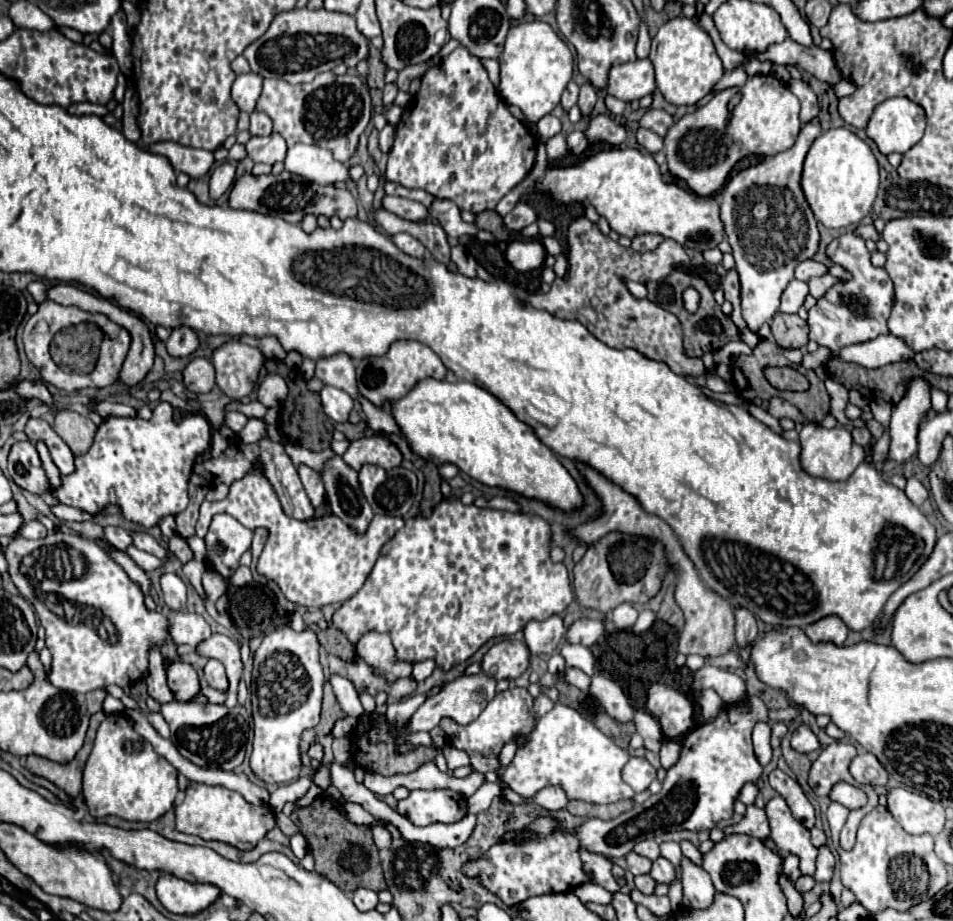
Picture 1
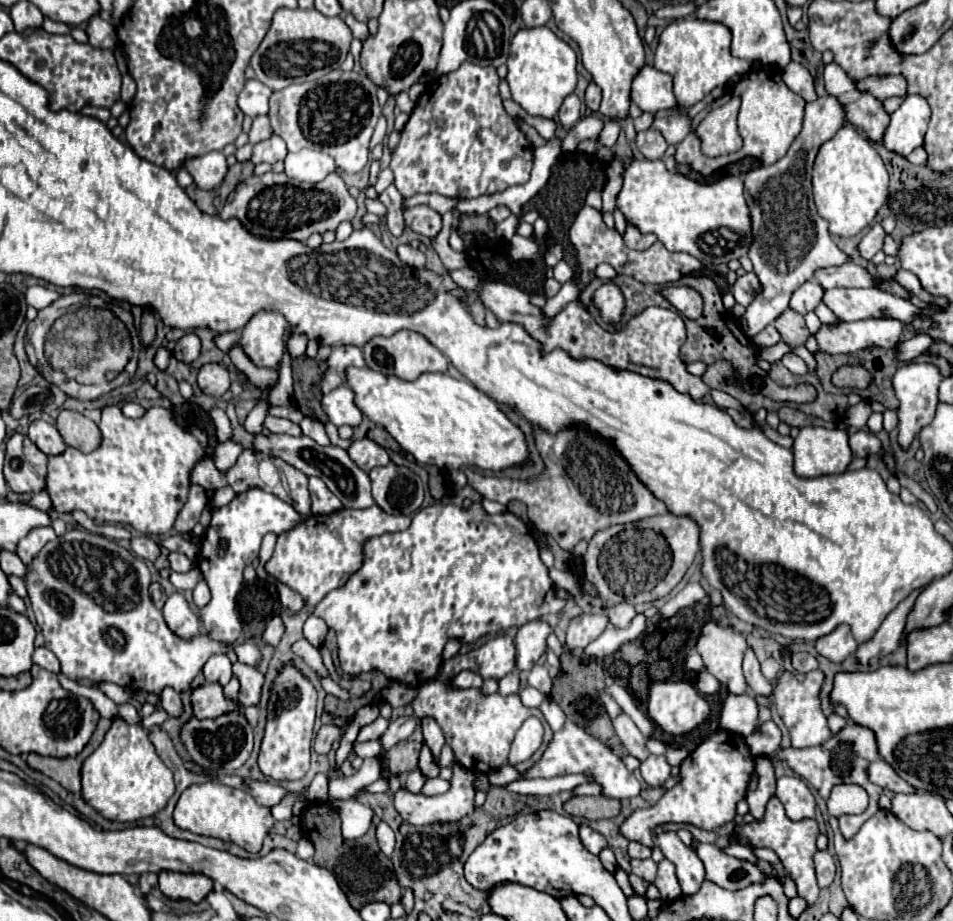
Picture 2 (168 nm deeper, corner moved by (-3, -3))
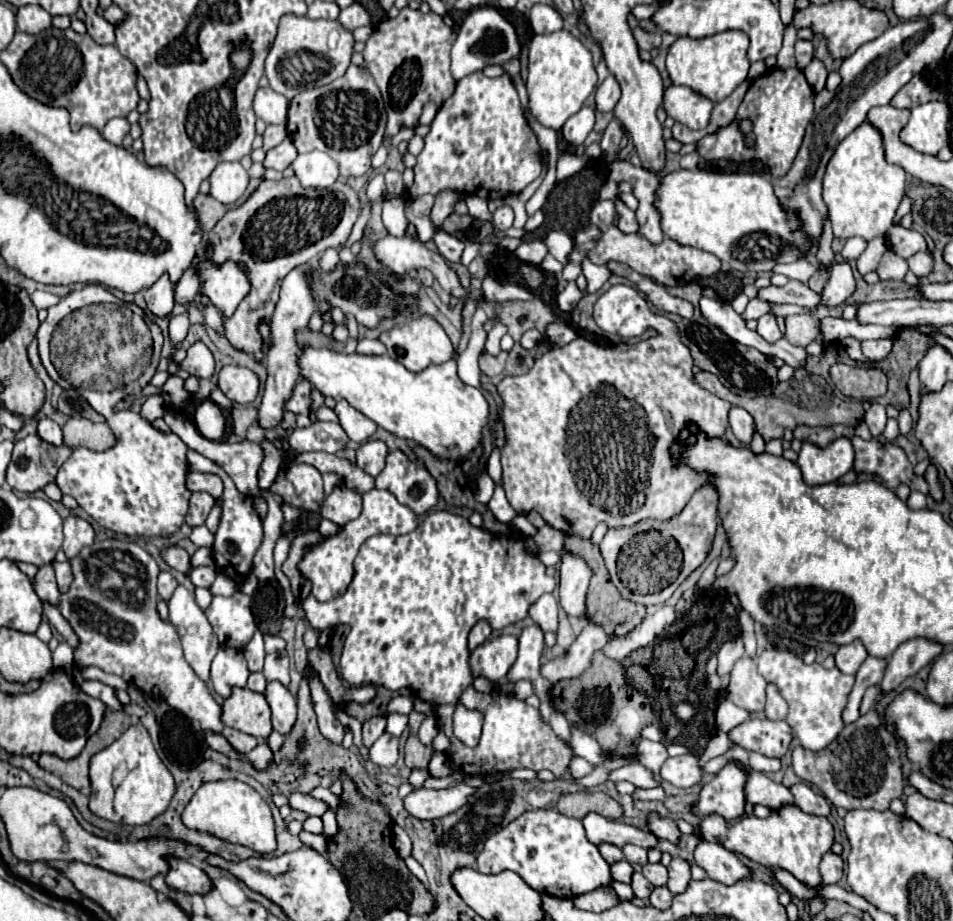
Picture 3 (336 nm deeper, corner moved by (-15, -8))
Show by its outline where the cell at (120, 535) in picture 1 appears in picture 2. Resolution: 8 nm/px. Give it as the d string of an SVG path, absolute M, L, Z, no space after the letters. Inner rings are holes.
M136 536L130 540L130 550L138 556L138 558L144 558L144 560L150 560L154 562L160 554L160 548L156 546L156 542L148 536Z

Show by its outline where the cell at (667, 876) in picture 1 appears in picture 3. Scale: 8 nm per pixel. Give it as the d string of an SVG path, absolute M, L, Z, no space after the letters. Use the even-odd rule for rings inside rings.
M672 857L670 865L668 865L668 871L670 871L670 879L668 879L666 887L674 895L682 893L688 887L688 881L690 881L690 865L688 865L688 861L684 861L682 857Z

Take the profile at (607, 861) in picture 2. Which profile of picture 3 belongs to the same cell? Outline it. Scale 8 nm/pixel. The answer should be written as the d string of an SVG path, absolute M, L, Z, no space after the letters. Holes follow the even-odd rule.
M600 843L600 845L598 845L598 851L600 851L600 855L606 859L606 863L610 863L610 865L622 859L622 853L620 853L620 849L618 849L616 845L610 845L610 843Z

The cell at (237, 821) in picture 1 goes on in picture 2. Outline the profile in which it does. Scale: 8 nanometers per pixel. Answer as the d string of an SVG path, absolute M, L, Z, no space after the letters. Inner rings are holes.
M212 780L204 784L192 784L180 794L174 808L174 822L182 830L190 830L202 836L214 836L224 842L238 844L248 852L260 852L268 830L274 826L270 808L258 806L246 790L230 788Z

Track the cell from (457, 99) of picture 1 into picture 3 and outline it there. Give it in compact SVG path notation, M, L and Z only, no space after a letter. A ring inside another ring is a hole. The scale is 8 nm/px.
M476 71L476 73L464 77L462 81L456 83L456 91L442 103L440 111L436 113L436 119L432 121L432 129L430 129L430 133L428 133L426 139L424 139L424 151L418 155L418 165L414 167L414 173L416 173L414 185L410 187L412 197L420 197L420 195L426 195L426 193L436 195L440 189L450 187L450 189L456 189L456 191L460 191L460 193L464 193L464 195L478 195L478 197L482 197L482 199L502 199L502 197L506 197L506 195L510 195L510 193L520 193L526 185L530 185L536 177L540 177L540 173L542 173L540 145L538 145L538 139L536 139L534 131L532 131L532 129L528 127L528 123L526 123L524 111L522 111L522 107L520 107L518 91L516 91L512 79L508 77L508 73L504 73L504 75L500 75L500 77L486 77L482 71Z

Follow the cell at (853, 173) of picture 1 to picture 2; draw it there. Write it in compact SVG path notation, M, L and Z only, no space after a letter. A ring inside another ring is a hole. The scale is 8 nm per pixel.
M844 124L820 146L812 170L812 186L818 214L830 224L830 234L856 236L872 224L884 204L888 196L888 172L870 142L864 140L856 128Z

